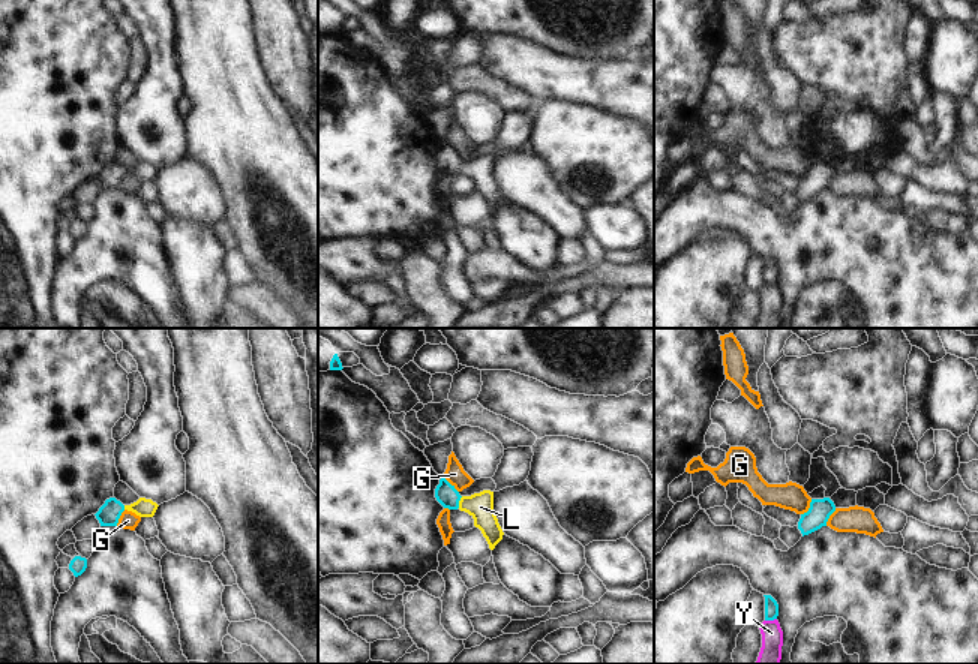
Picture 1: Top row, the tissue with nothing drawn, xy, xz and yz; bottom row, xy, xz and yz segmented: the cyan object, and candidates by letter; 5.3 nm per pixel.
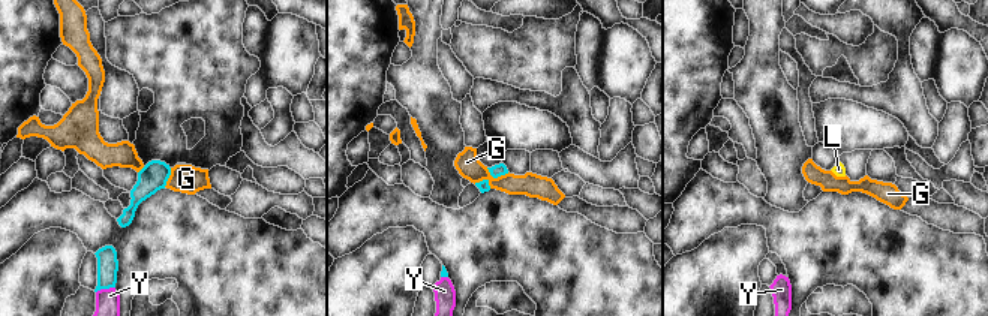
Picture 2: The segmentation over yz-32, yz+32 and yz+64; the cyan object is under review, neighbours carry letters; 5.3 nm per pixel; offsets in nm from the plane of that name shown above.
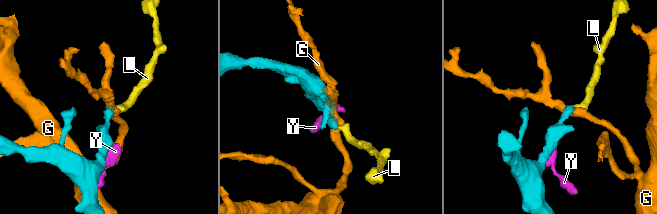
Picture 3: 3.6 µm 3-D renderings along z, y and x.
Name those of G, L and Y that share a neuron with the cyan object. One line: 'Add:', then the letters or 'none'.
Add: L

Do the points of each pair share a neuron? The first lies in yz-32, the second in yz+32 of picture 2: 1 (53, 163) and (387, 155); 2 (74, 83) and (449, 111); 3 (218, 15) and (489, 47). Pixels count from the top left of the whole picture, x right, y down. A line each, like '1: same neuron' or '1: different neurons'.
1: same neuron
2: same neuron
3: same neuron

